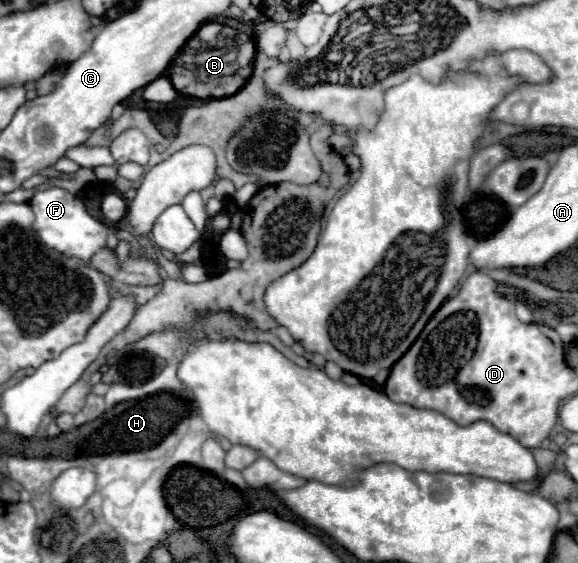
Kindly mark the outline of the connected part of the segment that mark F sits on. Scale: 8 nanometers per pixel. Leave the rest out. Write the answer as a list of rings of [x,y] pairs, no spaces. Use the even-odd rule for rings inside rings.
[[[63,188],[39,190],[31,198],[29,204],[35,214],[33,230],[41,236],[43,244],[47,244],[49,248],[53,248],[69,258],[77,258],[83,264],[87,264],[93,258],[93,254],[97,254],[101,248],[105,248],[107,232],[109,232],[107,226],[103,222],[99,222],[97,218],[89,216],[85,204],[71,192],[67,192]]]

